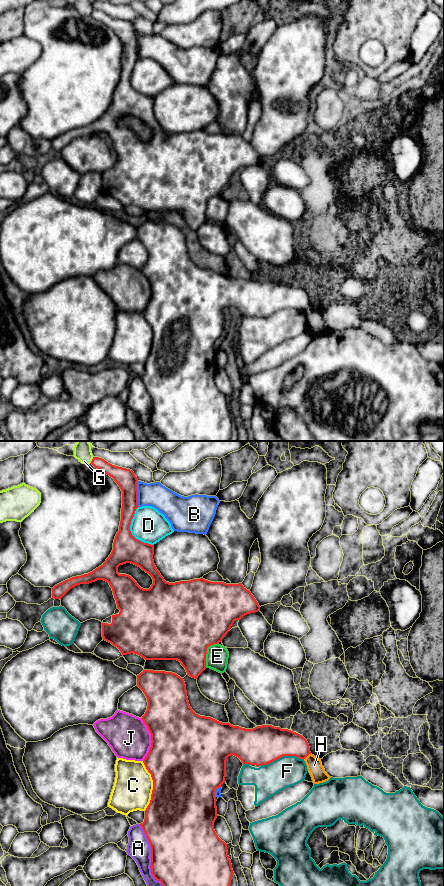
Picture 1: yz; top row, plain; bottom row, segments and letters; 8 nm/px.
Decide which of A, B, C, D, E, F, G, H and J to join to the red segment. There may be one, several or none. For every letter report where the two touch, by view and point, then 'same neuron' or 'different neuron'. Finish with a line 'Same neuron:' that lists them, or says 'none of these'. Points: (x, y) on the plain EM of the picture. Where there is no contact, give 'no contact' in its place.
A: contact yz (150, 409); different neuron
B: contact yz (137, 46); different neuron
C: contact yz (153, 338); different neuron
D: contact yz (130, 83); different neuron
E: contact yz (206, 205); different neuron
F: contact yz (281, 308); different neuron
G: contact yz (92, 12); different neuron
H: contact yz (306, 308); different neuron
J: contact yz (151, 292); different neuron
Same neuron: none of these

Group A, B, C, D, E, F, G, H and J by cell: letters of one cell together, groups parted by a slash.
A / B / C / D / E / F / G / H / J

